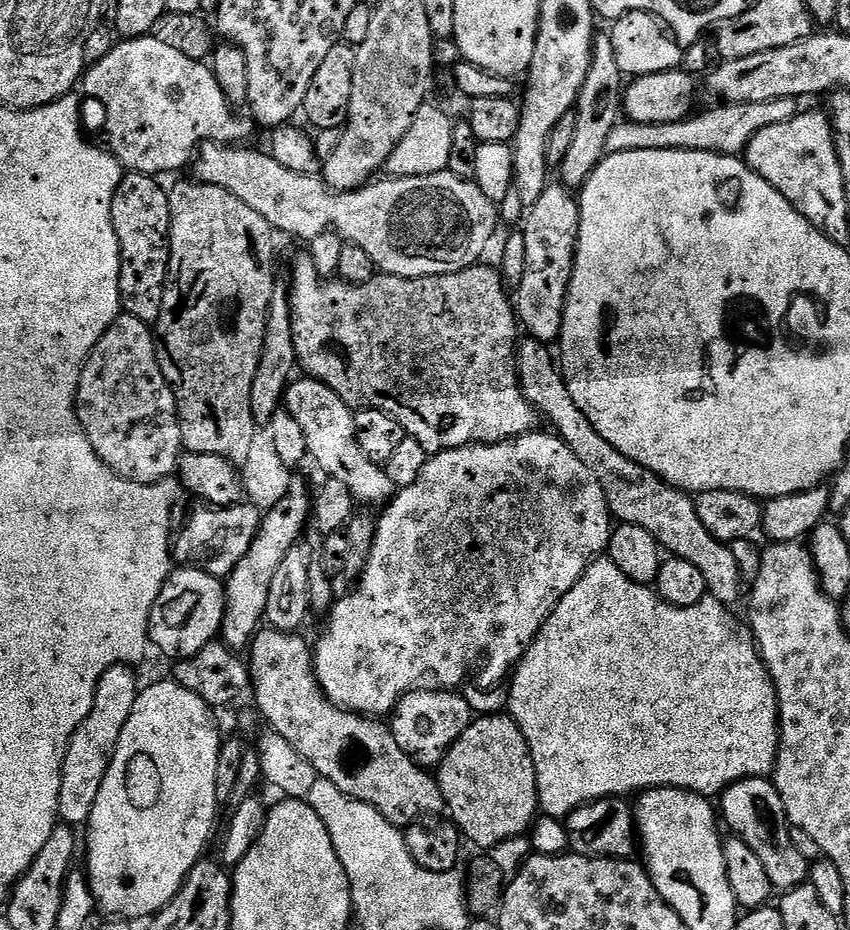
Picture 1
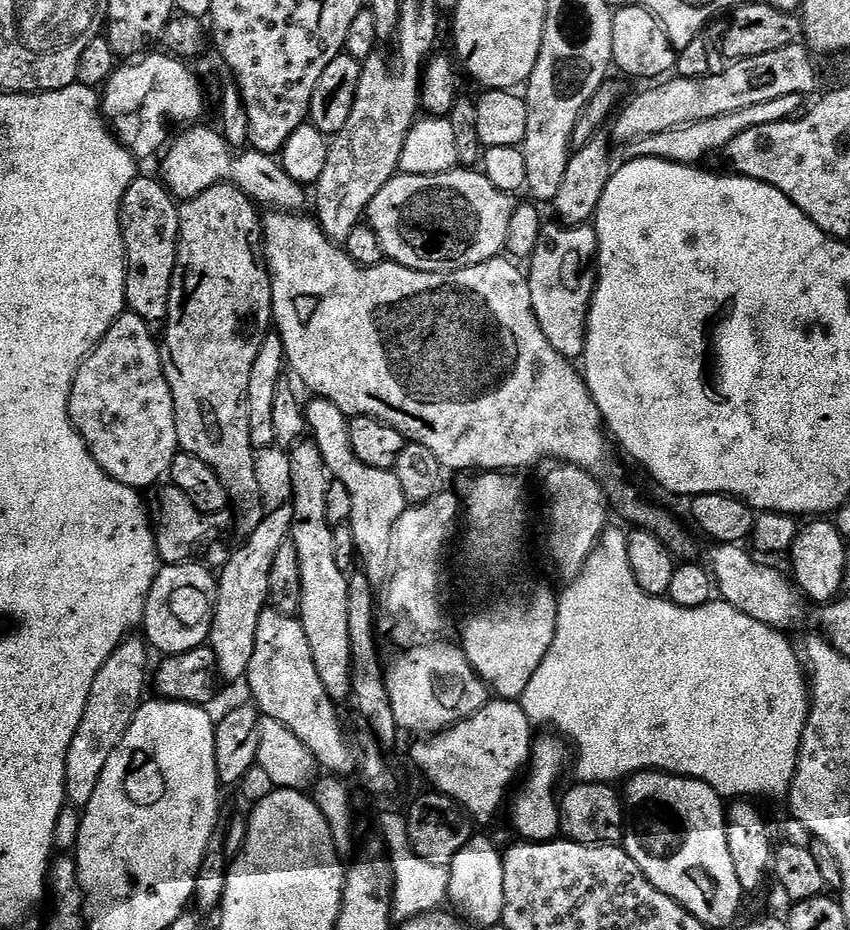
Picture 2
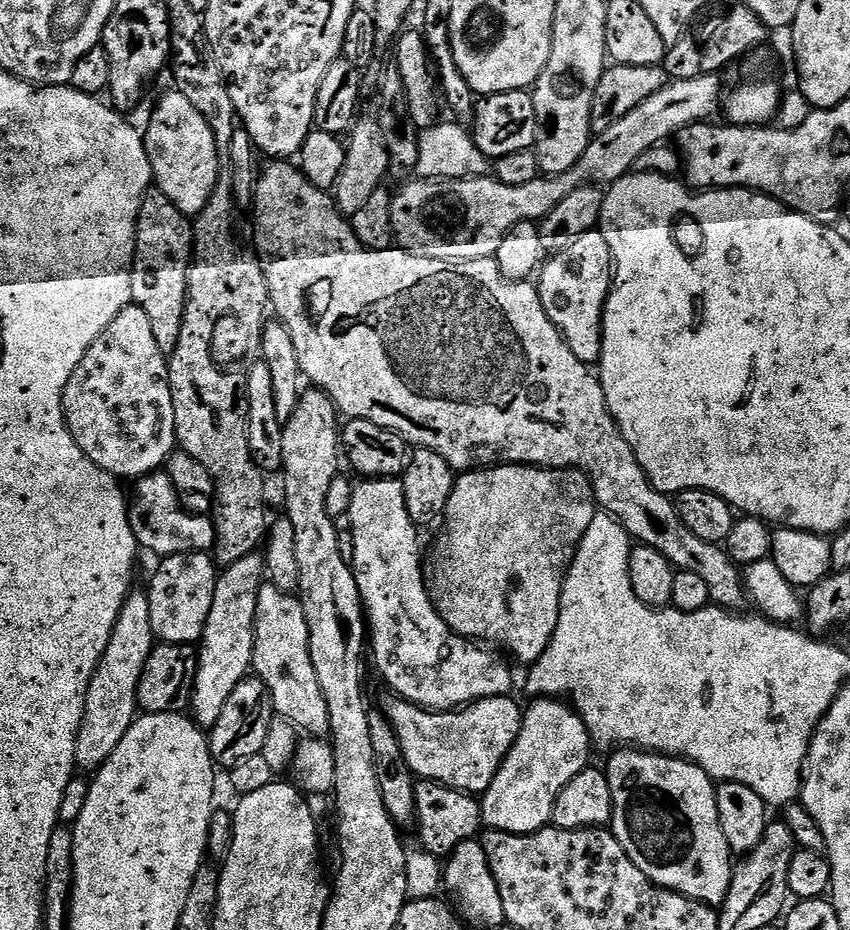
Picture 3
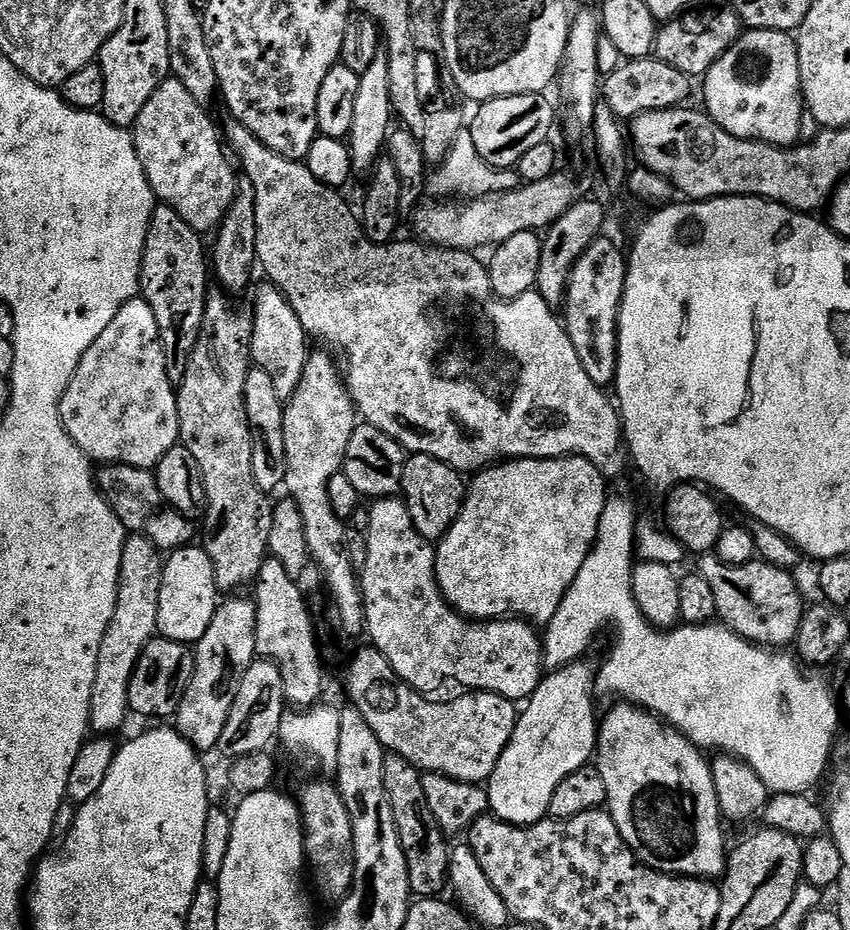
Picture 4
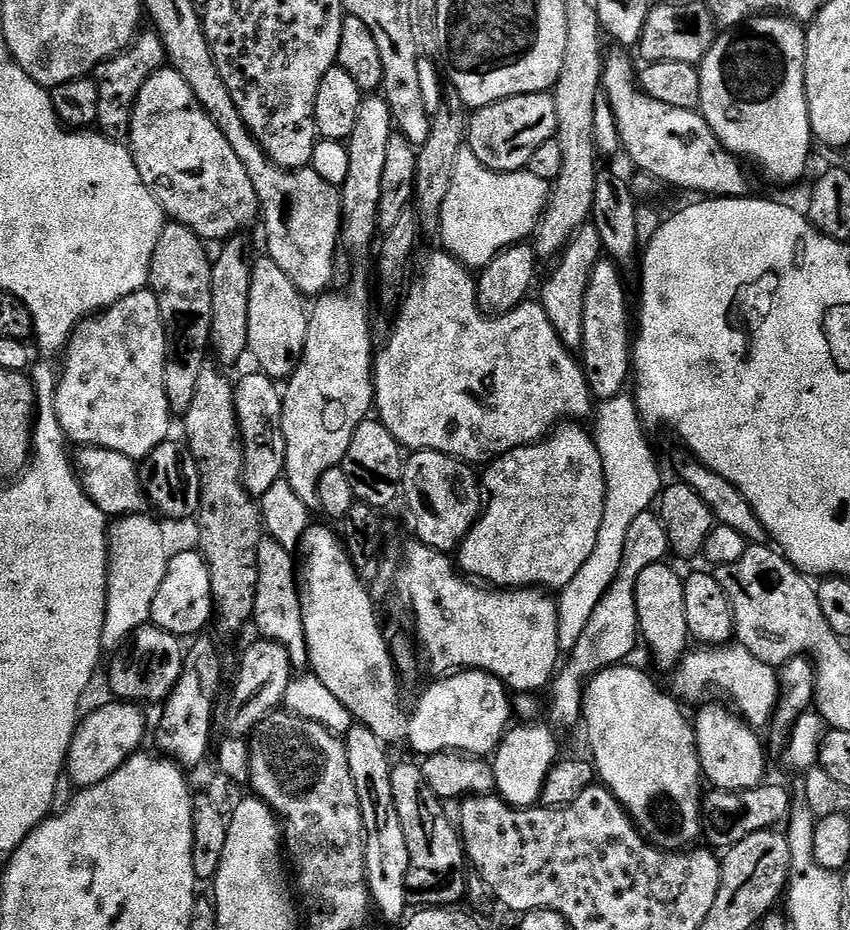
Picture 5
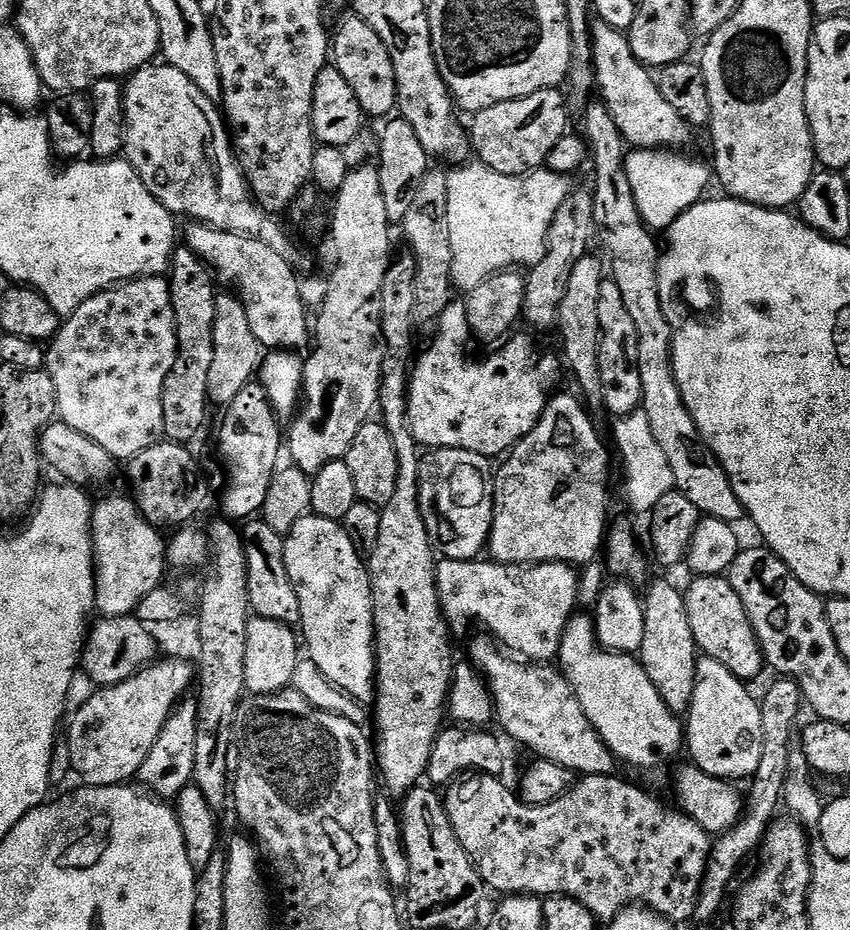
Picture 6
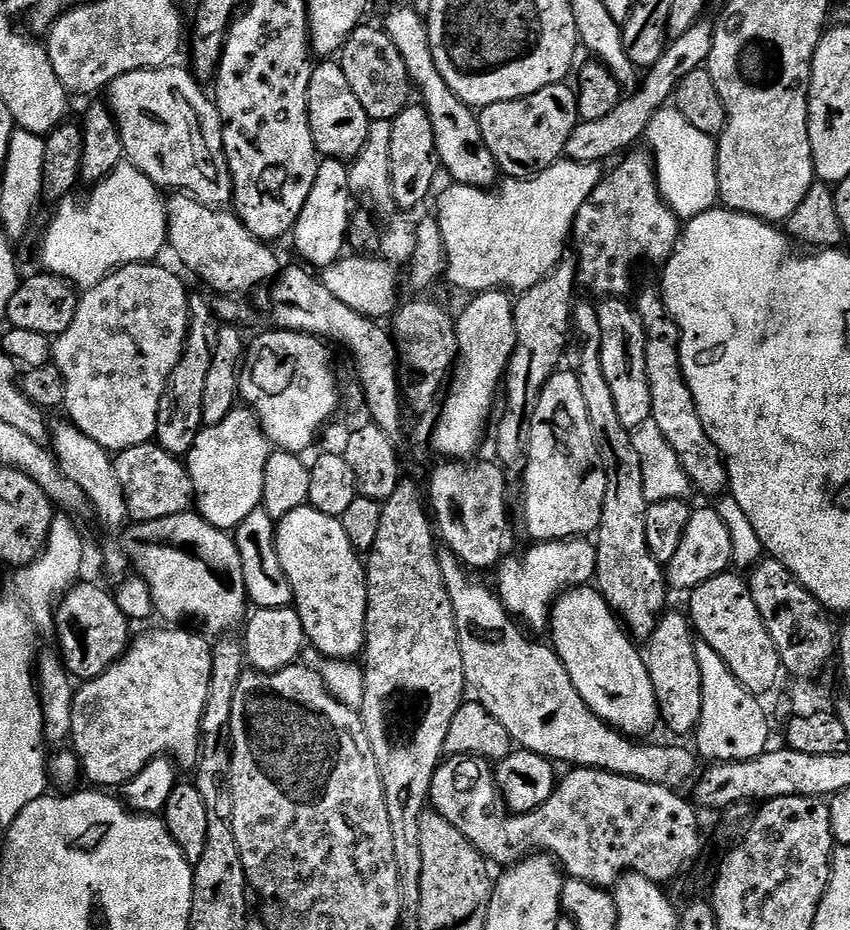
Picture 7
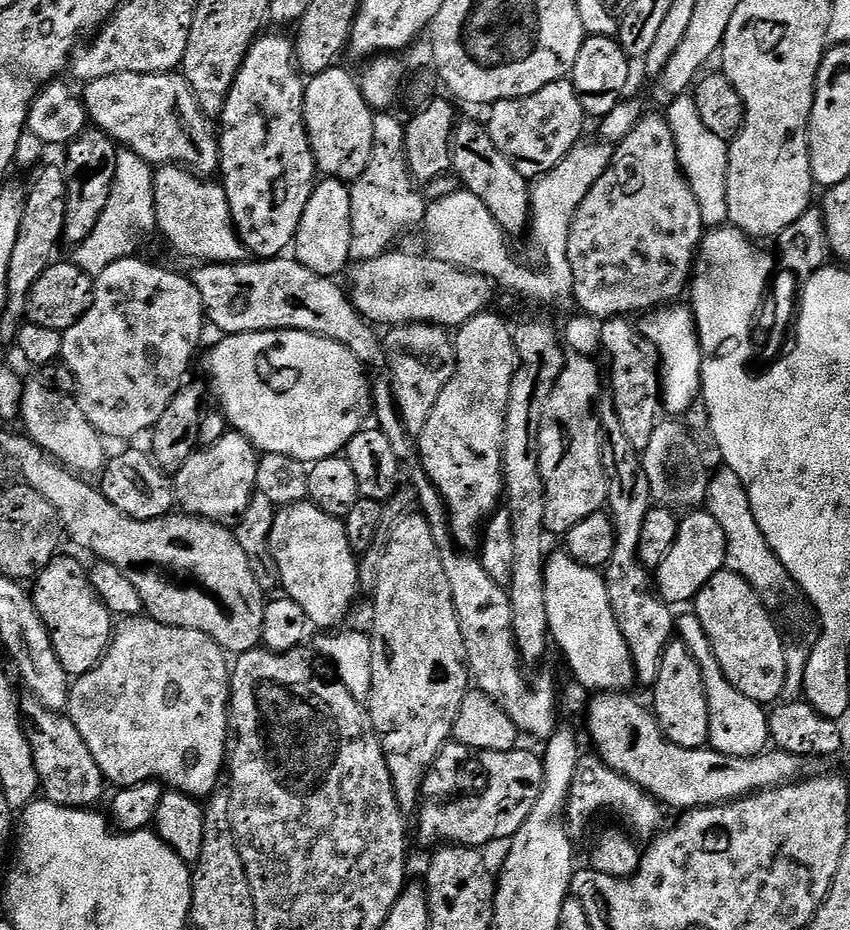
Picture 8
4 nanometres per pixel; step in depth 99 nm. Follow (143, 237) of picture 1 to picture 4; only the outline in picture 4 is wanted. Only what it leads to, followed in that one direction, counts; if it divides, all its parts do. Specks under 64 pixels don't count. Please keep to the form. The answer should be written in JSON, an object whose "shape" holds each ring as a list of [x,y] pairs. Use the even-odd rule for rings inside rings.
{"shape":[[[160,202],[152,210],[152,221],[146,234],[142,266],[140,267],[139,295],[154,310],[166,354],[168,377],[178,382],[186,374],[192,348],[202,328],[204,302],[210,291],[210,260],[201,233],[192,229],[170,205]]]}

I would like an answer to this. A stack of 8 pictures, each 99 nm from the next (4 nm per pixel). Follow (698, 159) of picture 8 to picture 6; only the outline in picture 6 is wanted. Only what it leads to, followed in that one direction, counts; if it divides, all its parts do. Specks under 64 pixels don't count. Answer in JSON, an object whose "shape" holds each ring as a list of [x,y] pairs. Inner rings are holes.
{"shape":[[[631,149],[624,157],[626,176],[634,190],[635,205],[645,224],[655,231],[664,232],[671,228],[682,213],[700,203],[707,193],[709,182],[712,182],[712,170],[706,162],[705,165],[700,160],[684,155],[688,154],[665,149]]]}

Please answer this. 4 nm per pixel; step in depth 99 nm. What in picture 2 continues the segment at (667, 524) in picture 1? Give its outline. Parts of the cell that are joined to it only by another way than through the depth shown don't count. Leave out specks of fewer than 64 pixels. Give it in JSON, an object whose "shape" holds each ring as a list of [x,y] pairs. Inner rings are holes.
{"shape":[[[716,544],[709,550],[706,564],[718,589],[719,599],[742,610],[742,614],[750,614],[750,618],[766,626],[788,630],[791,624],[796,624],[803,618],[805,597],[797,591],[793,581],[785,573],[784,577],[778,569],[771,568],[768,564],[759,564],[755,560],[757,557],[745,548],[740,544]]]}

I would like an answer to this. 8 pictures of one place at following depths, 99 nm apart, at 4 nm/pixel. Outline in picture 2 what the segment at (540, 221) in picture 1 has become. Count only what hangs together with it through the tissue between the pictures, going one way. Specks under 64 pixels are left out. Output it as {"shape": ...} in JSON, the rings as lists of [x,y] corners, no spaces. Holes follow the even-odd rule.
{"shape":[[[545,223],[541,227],[538,246],[534,246],[530,263],[526,268],[530,302],[538,318],[538,326],[542,326],[542,334],[546,334],[546,342],[550,342],[550,346],[554,346],[558,354],[576,362],[584,355],[584,331],[588,328],[588,307],[592,304],[592,294],[596,289],[596,229],[591,223],[575,226],[551,223]]]}

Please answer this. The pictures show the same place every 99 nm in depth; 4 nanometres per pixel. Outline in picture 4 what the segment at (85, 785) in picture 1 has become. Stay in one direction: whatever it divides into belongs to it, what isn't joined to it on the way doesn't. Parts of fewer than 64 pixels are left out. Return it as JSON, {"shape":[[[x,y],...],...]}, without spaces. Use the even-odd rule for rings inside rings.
{"shape":[[[139,534],[129,535],[122,550],[122,566],[118,582],[118,598],[114,606],[114,618],[102,638],[102,650],[98,650],[98,670],[94,674],[94,694],[90,694],[90,728],[96,734],[112,734],[130,716],[128,687],[130,678],[138,666],[142,650],[157,635],[158,594],[162,586],[164,560],[161,553]]]}

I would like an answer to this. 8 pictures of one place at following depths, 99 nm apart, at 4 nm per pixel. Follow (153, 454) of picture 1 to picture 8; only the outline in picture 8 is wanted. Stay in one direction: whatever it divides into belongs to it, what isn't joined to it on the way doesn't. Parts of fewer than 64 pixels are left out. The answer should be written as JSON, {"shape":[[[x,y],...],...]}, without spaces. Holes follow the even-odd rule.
{"shape":[[[140,259],[119,260],[106,266],[106,270],[102,270],[95,277],[96,294],[92,299],[90,310],[86,310],[86,314],[82,314],[82,318],[78,318],[78,322],[74,322],[74,326],[70,326],[63,332],[64,342],[60,351],[63,364],[74,374],[76,379],[74,395],[76,401],[82,406],[82,414],[86,414],[86,418],[90,418],[90,426],[94,426],[94,430],[98,430],[100,435],[105,438],[113,436],[116,440],[128,440],[124,442],[135,441],[132,439],[142,435],[143,432],[144,435],[151,433],[158,418],[162,418],[162,414],[166,414],[166,406],[170,404],[185,383],[184,375],[187,374],[188,367],[192,364],[192,355],[195,354],[196,347],[199,346],[200,339],[204,336],[204,328],[206,329],[202,294],[198,294],[198,286],[194,286],[187,275],[179,276],[178,273],[171,272],[168,268],[159,268],[156,264],[147,264],[146,261]]]}

